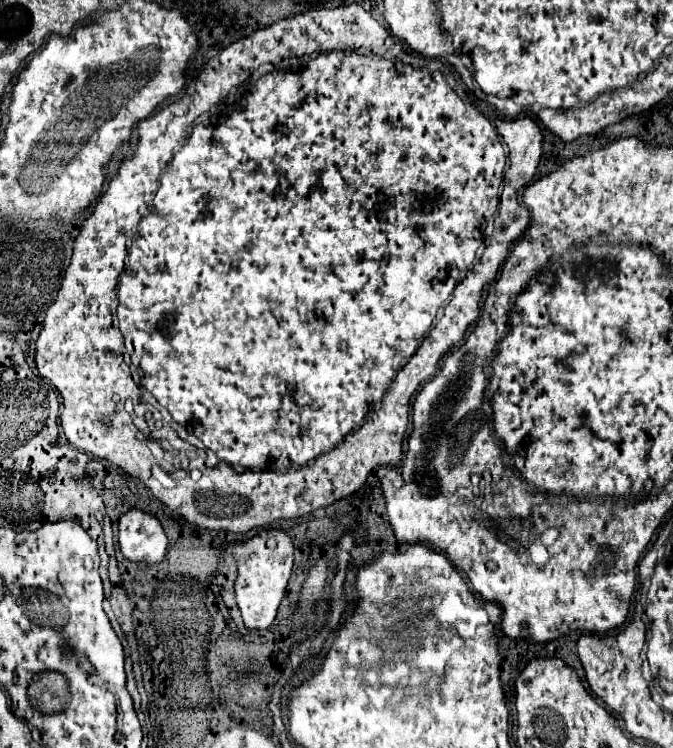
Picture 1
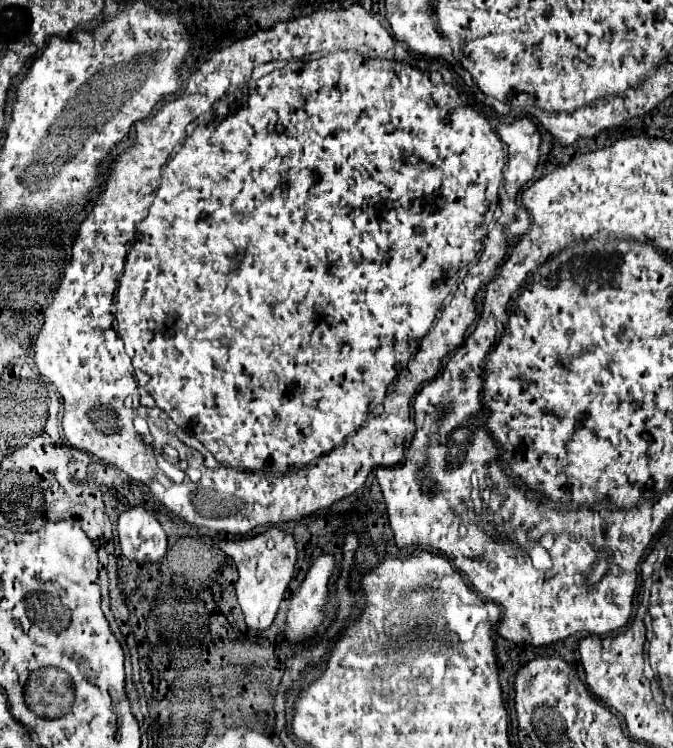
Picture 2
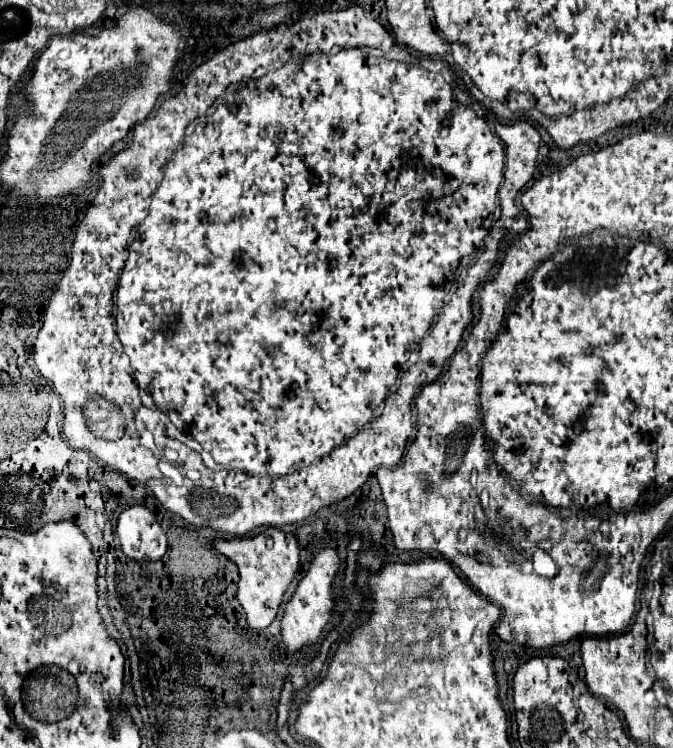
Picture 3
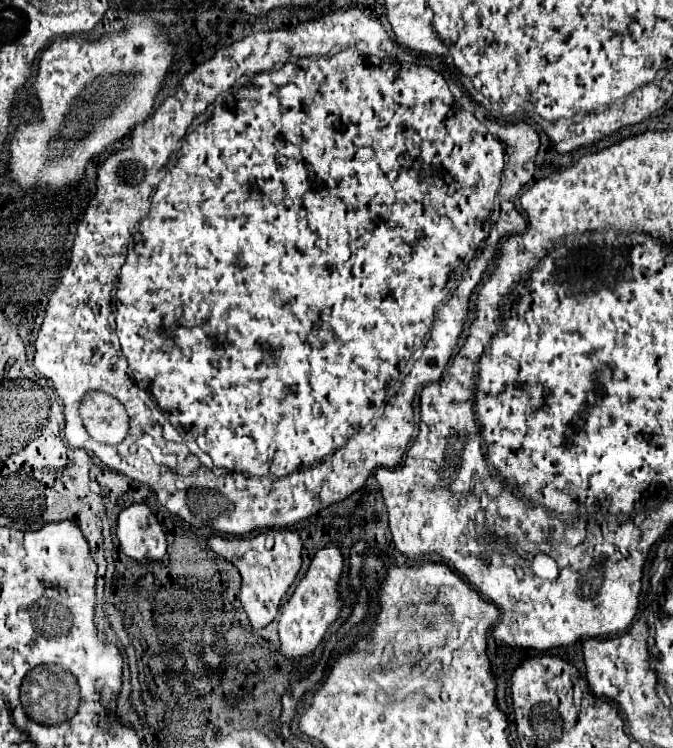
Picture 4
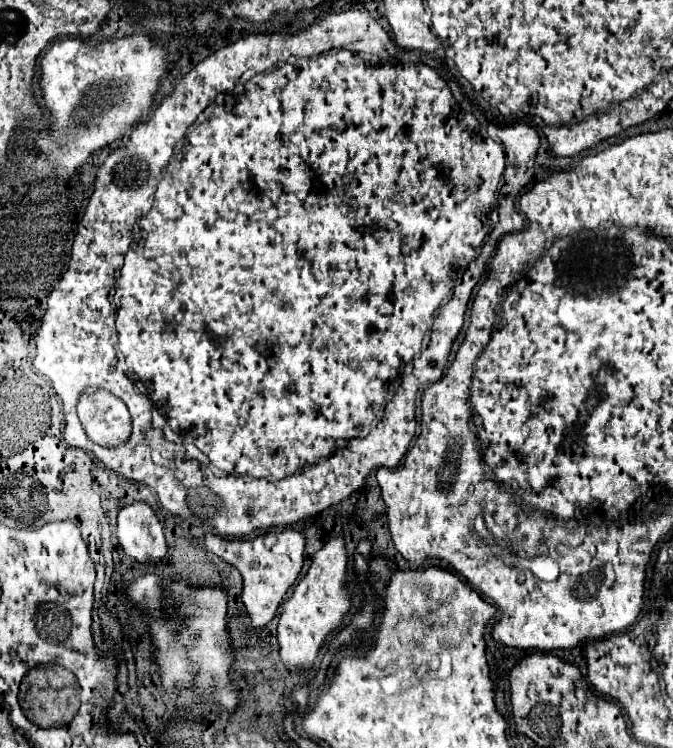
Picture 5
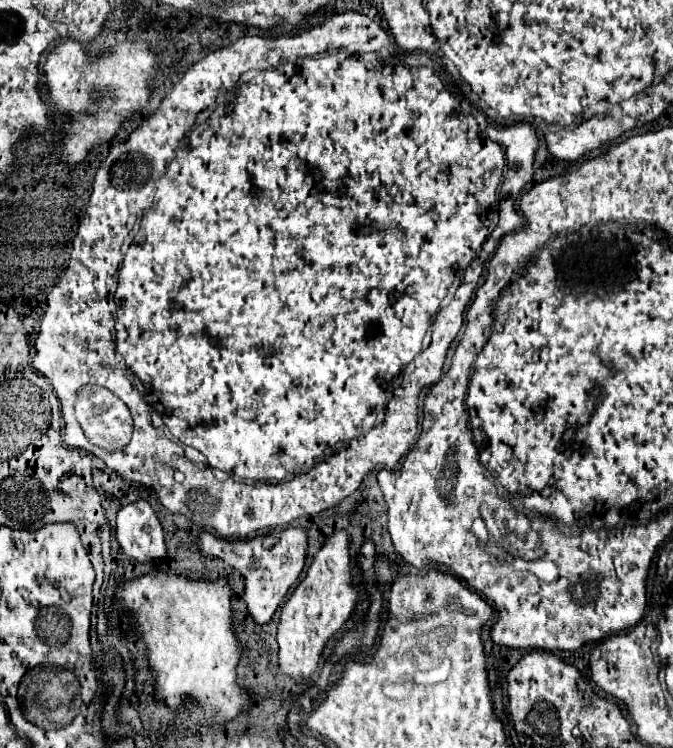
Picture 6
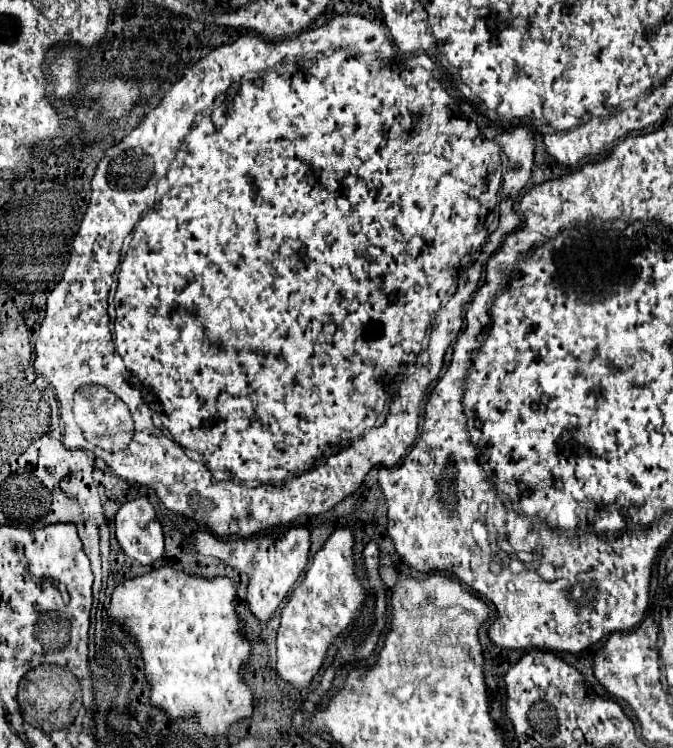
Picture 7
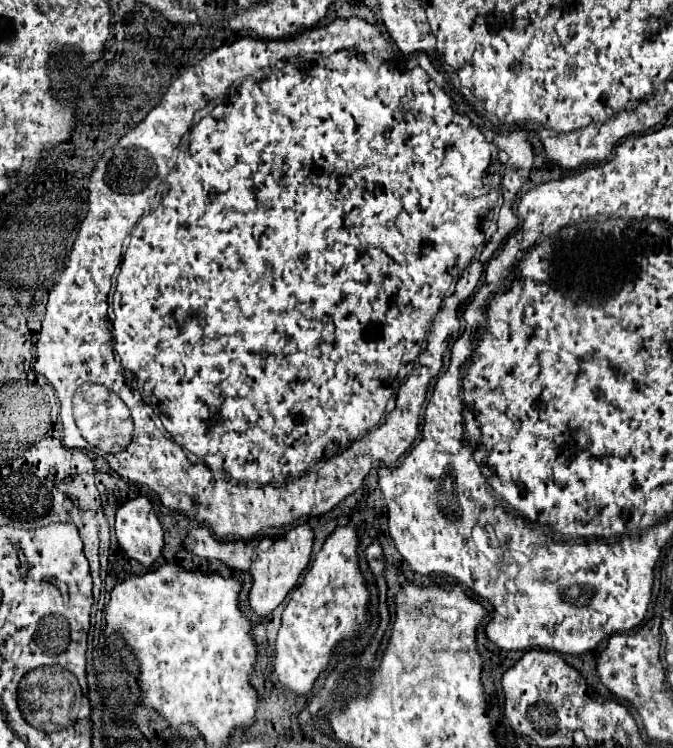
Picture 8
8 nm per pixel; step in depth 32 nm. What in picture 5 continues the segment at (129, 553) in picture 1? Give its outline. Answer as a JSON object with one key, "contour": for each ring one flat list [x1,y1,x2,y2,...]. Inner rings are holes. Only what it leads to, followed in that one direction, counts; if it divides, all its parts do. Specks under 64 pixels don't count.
{"contour":[[134,502,118,512,118,542,138,562,158,562,166,556,162,524,146,502]]}

